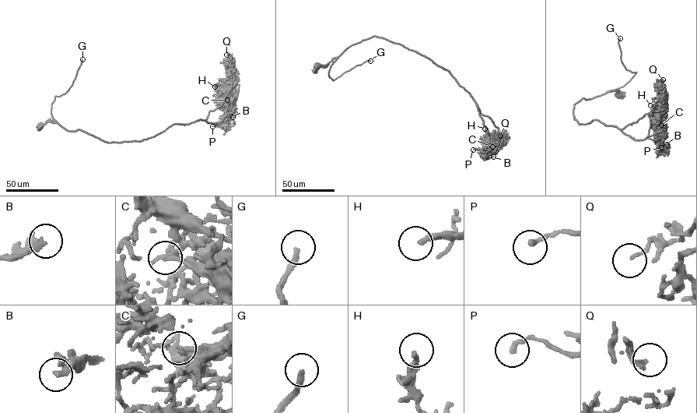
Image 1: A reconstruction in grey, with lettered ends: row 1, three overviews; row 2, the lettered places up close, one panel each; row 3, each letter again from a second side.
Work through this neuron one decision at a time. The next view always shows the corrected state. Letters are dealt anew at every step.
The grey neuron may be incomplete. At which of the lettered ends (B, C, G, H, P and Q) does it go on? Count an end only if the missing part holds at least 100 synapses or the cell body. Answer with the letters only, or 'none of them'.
G

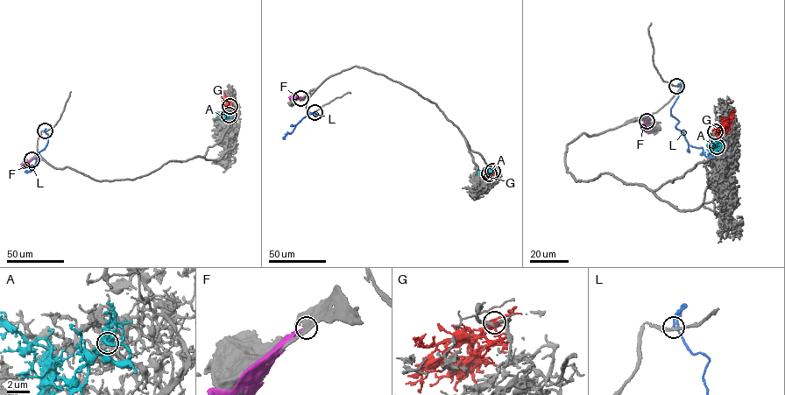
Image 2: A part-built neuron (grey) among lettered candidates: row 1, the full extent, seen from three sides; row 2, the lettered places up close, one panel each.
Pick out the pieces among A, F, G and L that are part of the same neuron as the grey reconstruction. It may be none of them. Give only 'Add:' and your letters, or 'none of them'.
Add: G

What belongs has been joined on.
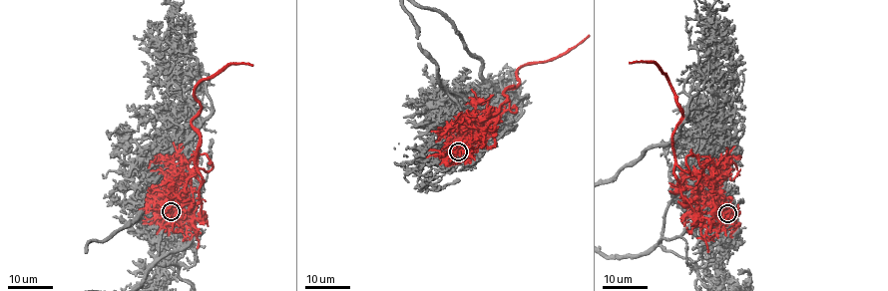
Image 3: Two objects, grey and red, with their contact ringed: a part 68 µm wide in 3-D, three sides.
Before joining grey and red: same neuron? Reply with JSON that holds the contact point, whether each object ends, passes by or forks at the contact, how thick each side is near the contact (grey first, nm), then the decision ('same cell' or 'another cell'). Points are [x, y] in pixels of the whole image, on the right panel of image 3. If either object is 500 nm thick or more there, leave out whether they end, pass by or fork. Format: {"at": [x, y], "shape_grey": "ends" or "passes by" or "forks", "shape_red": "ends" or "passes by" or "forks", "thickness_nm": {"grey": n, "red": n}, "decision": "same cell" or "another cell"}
{"at": [727, 213], "shape_grey": "ends", "shape_red": "forks", "thickness_nm": {"grey": 200, "red": 180}, "decision": "another cell"}

